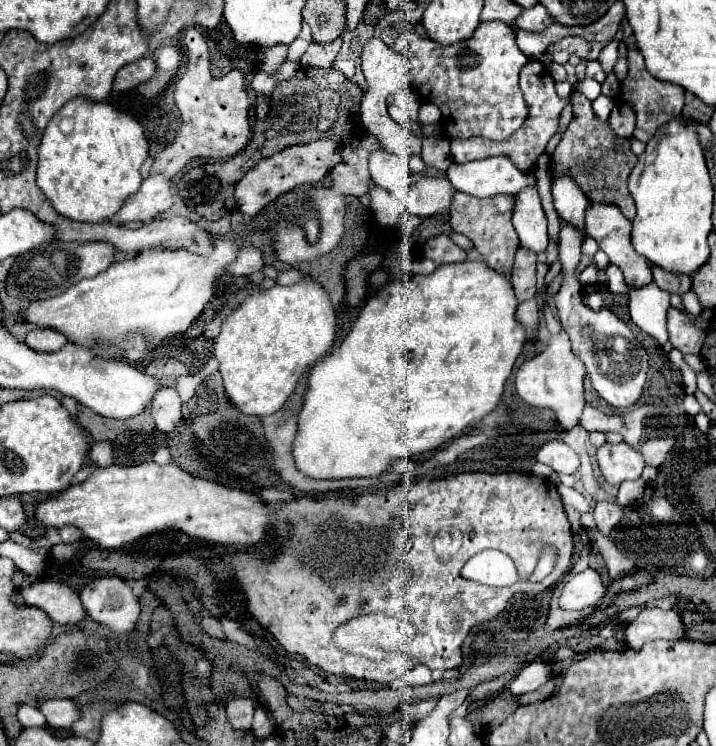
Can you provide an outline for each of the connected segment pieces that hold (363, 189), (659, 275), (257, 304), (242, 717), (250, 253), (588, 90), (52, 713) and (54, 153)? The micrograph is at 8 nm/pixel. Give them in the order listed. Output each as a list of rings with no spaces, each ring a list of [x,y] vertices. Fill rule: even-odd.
[[[368,132],[354,136],[344,148],[340,162],[332,168],[332,188],[342,196],[362,198],[370,192],[372,180],[368,172],[368,158],[374,148],[382,148],[378,140],[372,140]]]
[[[652,266],[652,274],[654,274],[654,282],[662,290],[668,290],[668,292],[674,292],[674,294],[686,294],[686,292],[692,290],[692,278],[690,276],[676,276],[676,274],[664,272],[658,266]]]
[[[318,282],[274,286],[246,298],[222,324],[214,356],[220,362],[230,402],[250,416],[278,412],[294,392],[298,378],[330,350],[336,338],[336,314]]]
[[[236,698],[226,706],[228,720],[236,730],[250,730],[254,716],[254,702],[250,698]]]
[[[242,246],[240,252],[238,252],[238,260],[232,266],[228,266],[228,274],[246,276],[246,274],[260,272],[262,268],[264,268],[262,252],[254,246]]]
[[[592,78],[578,80],[578,82],[572,86],[572,92],[584,94],[588,100],[596,100],[596,98],[600,96],[600,82],[596,82],[596,80],[592,80]]]
[[[62,698],[62,700],[46,700],[40,706],[42,714],[48,720],[48,726],[52,728],[72,728],[76,720],[80,720],[82,712],[76,700],[72,698]]]
[[[74,98],[46,126],[38,154],[40,160],[36,184],[50,200],[52,208],[60,216],[74,222],[102,222],[112,218],[126,202],[126,198],[140,188],[140,166],[148,158],[148,142],[142,126],[130,114],[116,110],[108,102],[96,104],[86,98]]]

